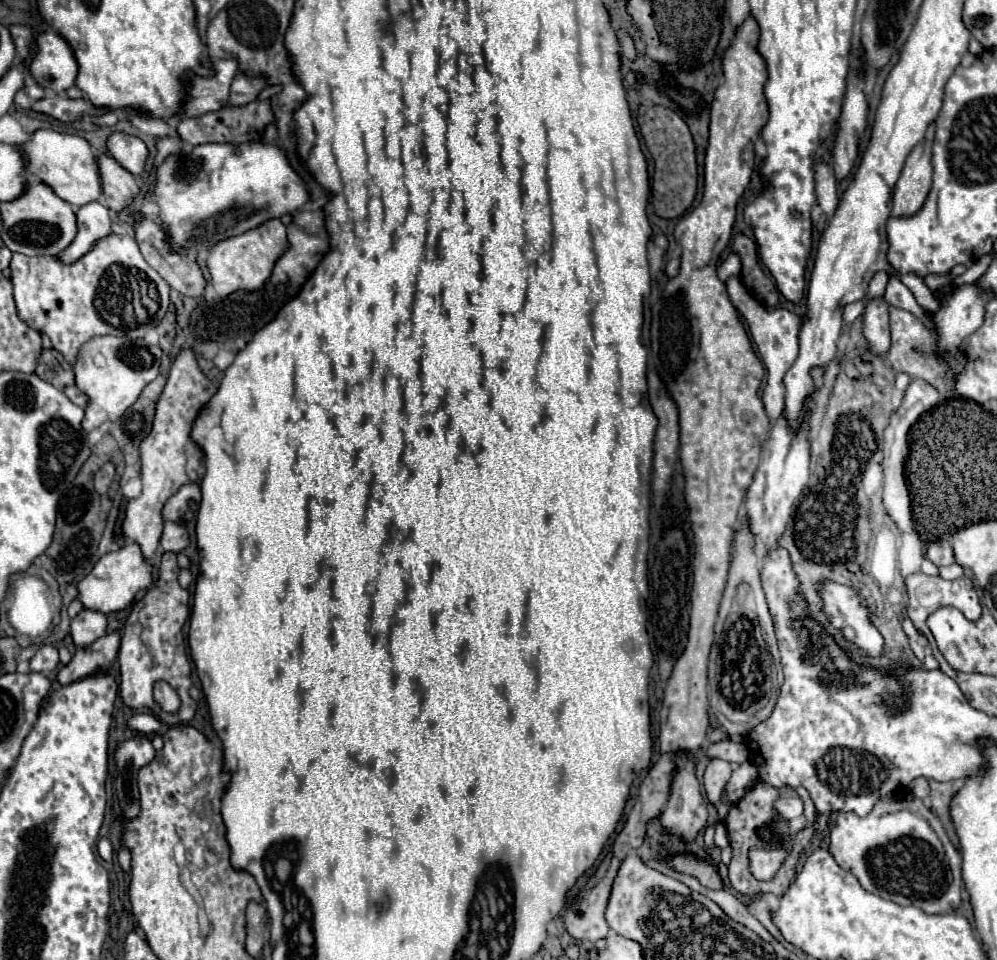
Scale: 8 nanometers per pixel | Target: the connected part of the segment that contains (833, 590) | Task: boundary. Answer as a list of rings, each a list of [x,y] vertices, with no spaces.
[[[825,582],[821,584],[821,596],[825,602],[825,612],[833,618],[833,626],[843,632],[845,638],[857,642],[871,656],[883,652],[883,638],[871,626],[867,608],[861,606],[857,592],[849,586]]]

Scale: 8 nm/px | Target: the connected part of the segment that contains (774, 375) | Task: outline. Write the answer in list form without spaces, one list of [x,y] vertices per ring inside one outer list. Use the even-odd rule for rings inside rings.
[[[737,276],[729,278],[725,284],[727,284],[727,292],[729,292],[729,298],[731,298],[733,306],[745,318],[745,322],[749,326],[749,332],[751,332],[751,338],[757,344],[761,360],[767,368],[767,386],[763,390],[761,400],[763,400],[763,406],[765,406],[765,412],[767,412],[769,420],[775,422],[775,420],[781,418],[781,414],[785,410],[785,384],[783,384],[783,378],[785,378],[787,370],[791,368],[791,364],[795,362],[797,352],[799,352],[797,334],[799,334],[801,318],[797,318],[793,312],[783,310],[783,308],[771,308],[769,310],[765,306],[759,306],[759,302],[755,302],[755,298],[751,298],[751,294],[747,294],[747,290],[743,290],[743,284],[739,282]]]

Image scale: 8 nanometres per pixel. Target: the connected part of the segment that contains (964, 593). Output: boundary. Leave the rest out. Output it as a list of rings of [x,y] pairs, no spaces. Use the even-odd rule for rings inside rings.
[[[923,572],[919,574],[911,574],[905,578],[907,584],[907,594],[909,594],[909,606],[907,606],[907,614],[913,620],[913,624],[917,626],[919,632],[927,634],[927,616],[933,614],[937,608],[941,606],[953,606],[957,610],[961,610],[969,620],[977,620],[981,616],[981,602],[979,596],[973,588],[973,582],[967,576],[961,576],[957,580],[943,580],[941,576],[927,576]]]

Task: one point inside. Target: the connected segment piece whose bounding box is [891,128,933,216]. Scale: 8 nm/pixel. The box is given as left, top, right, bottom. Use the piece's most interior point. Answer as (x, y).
(911, 190)

